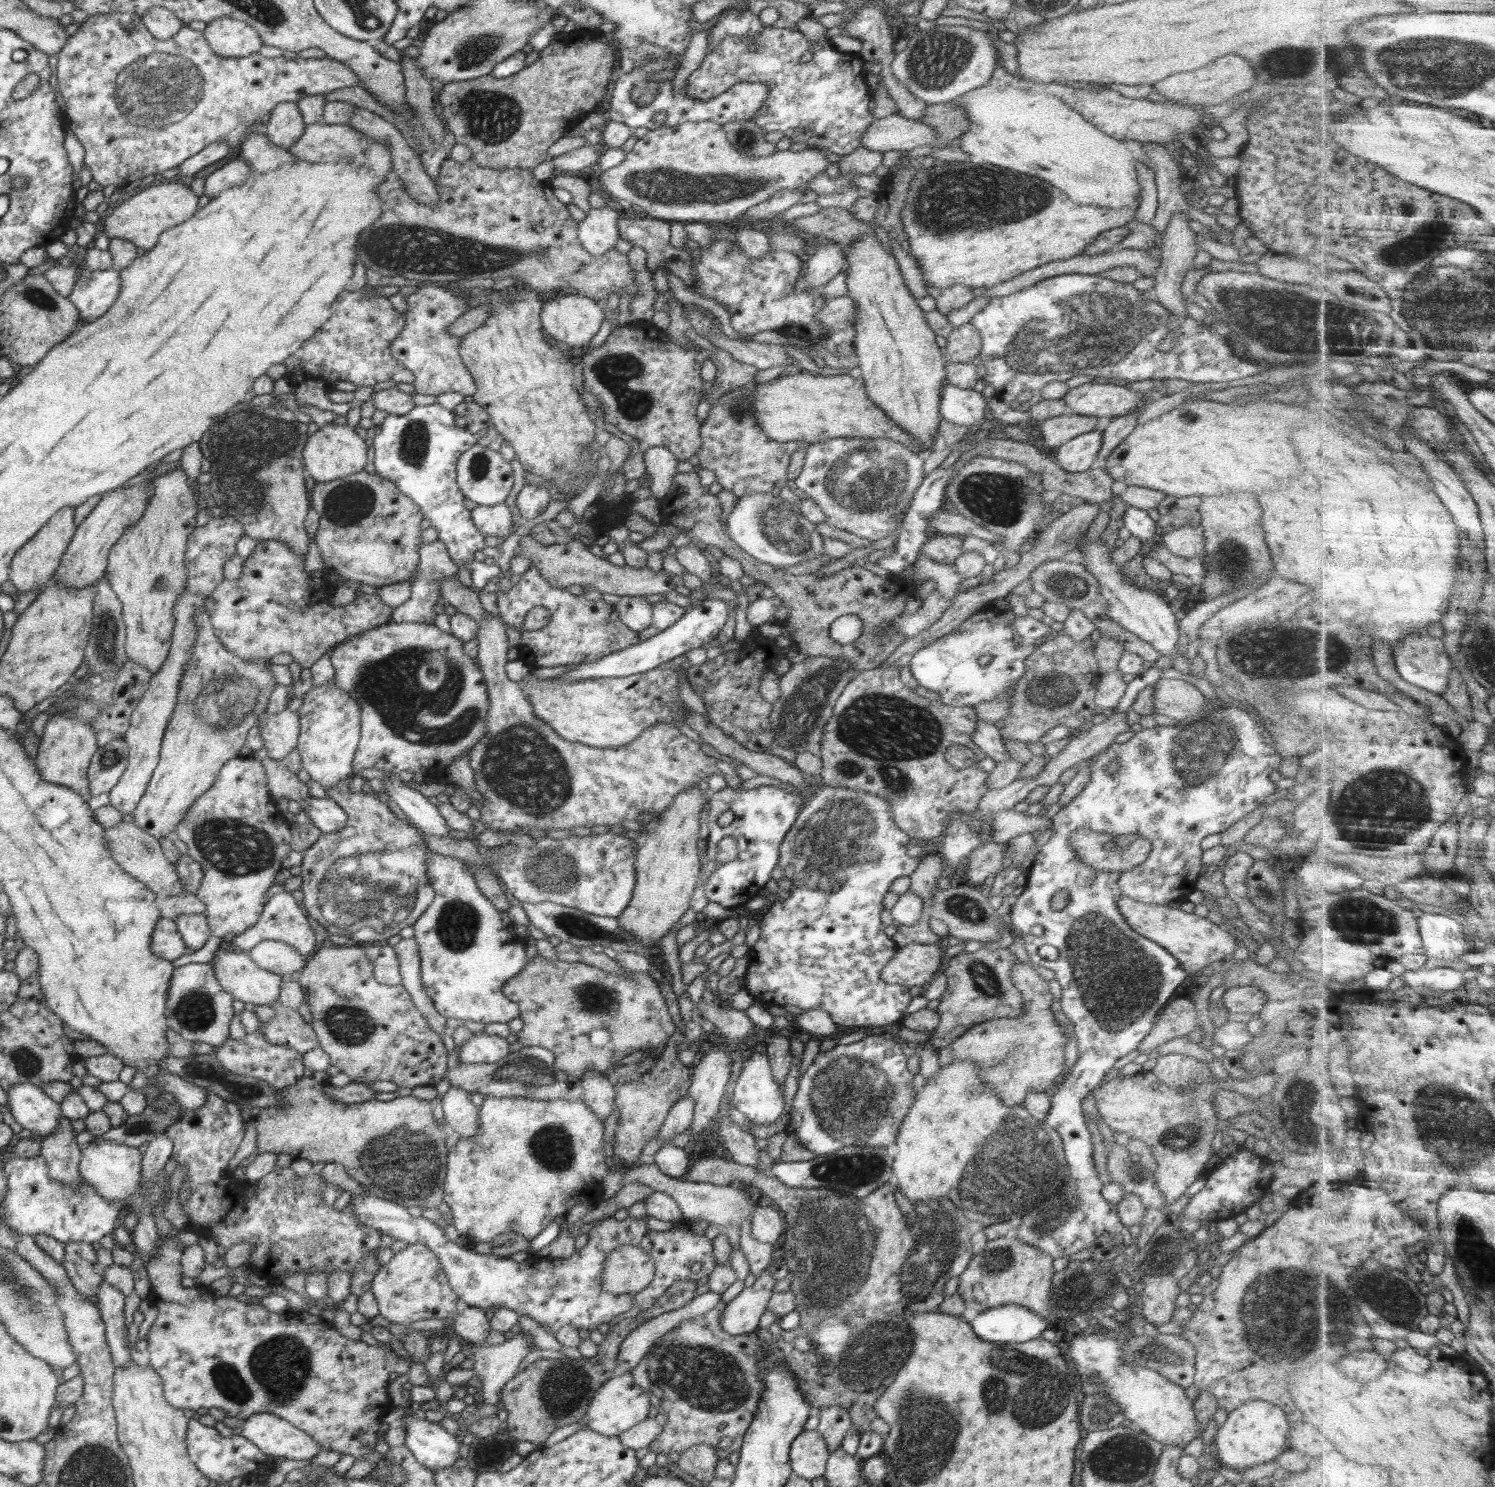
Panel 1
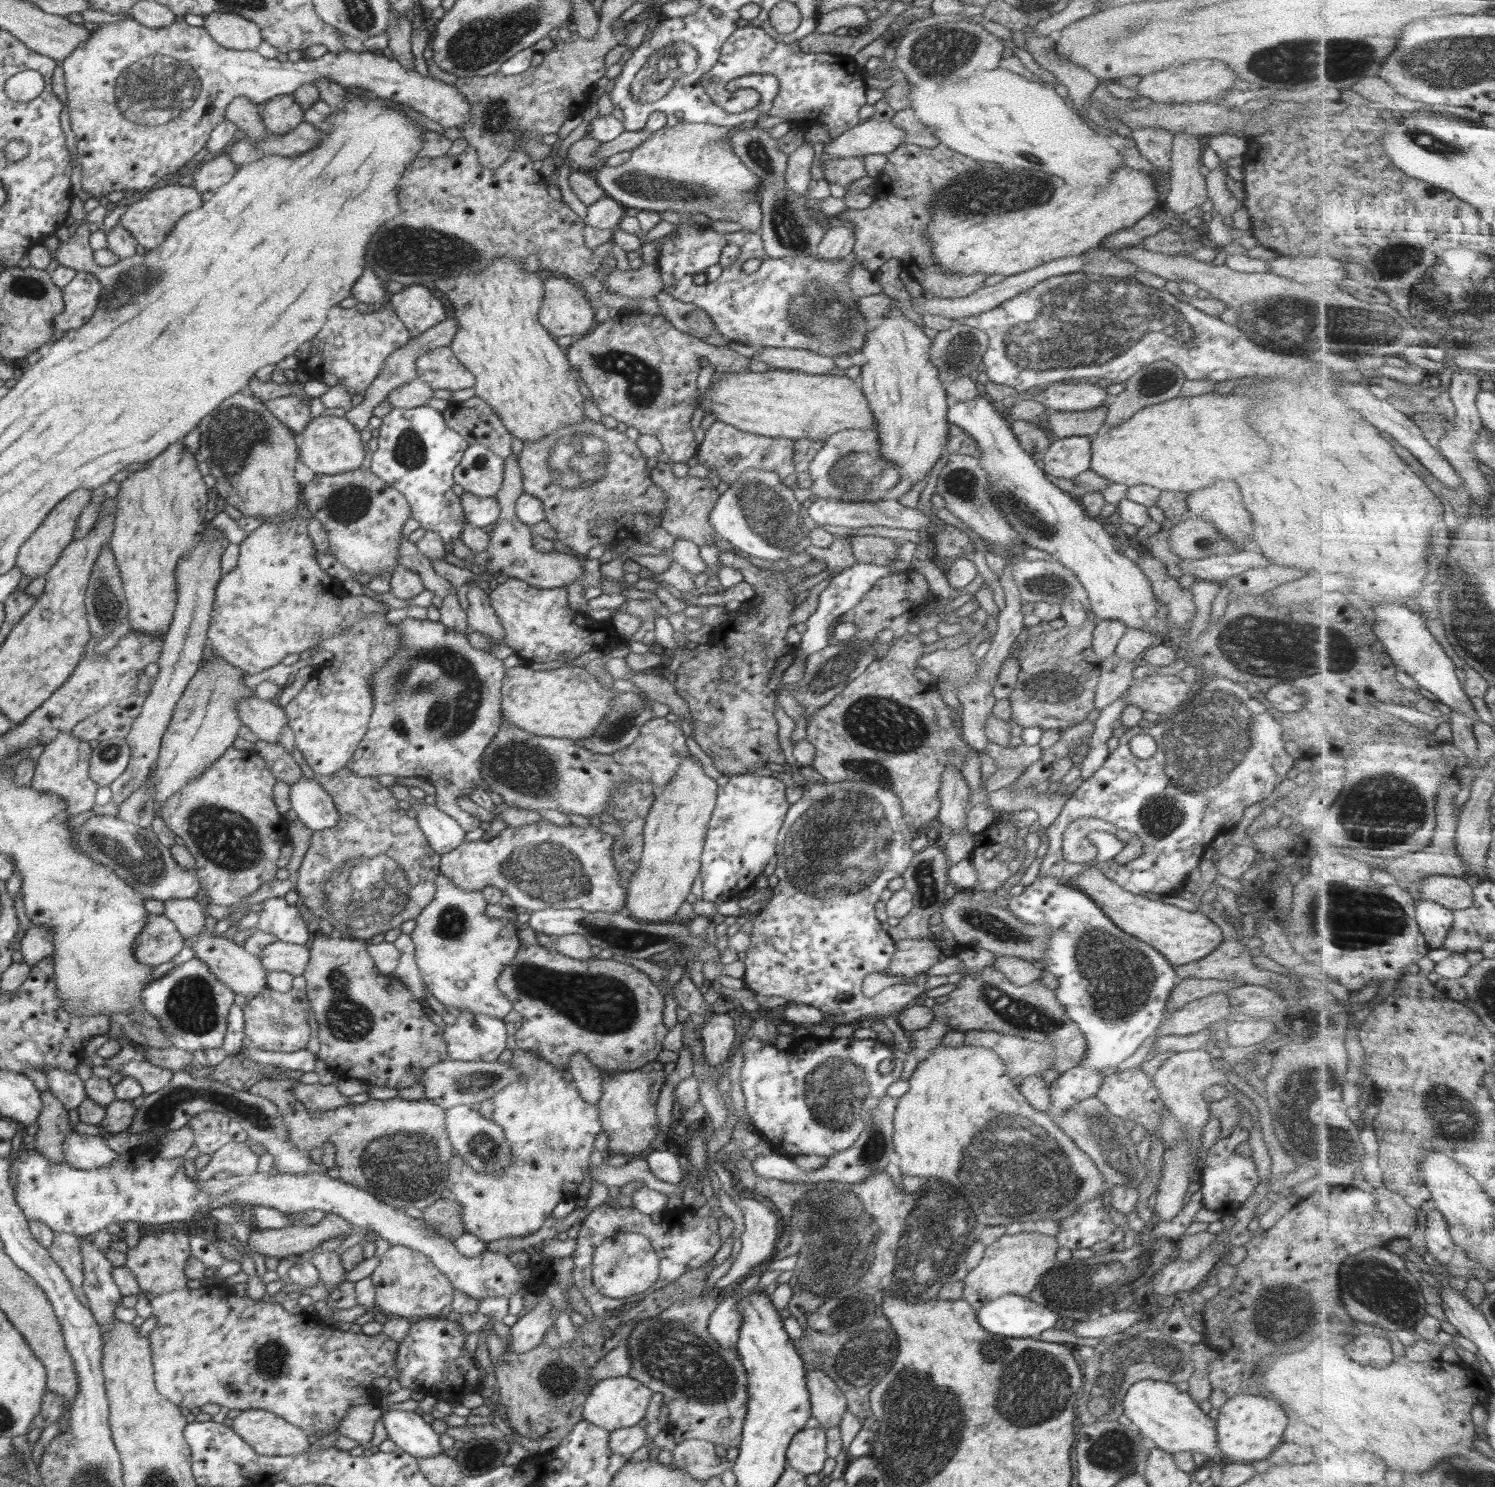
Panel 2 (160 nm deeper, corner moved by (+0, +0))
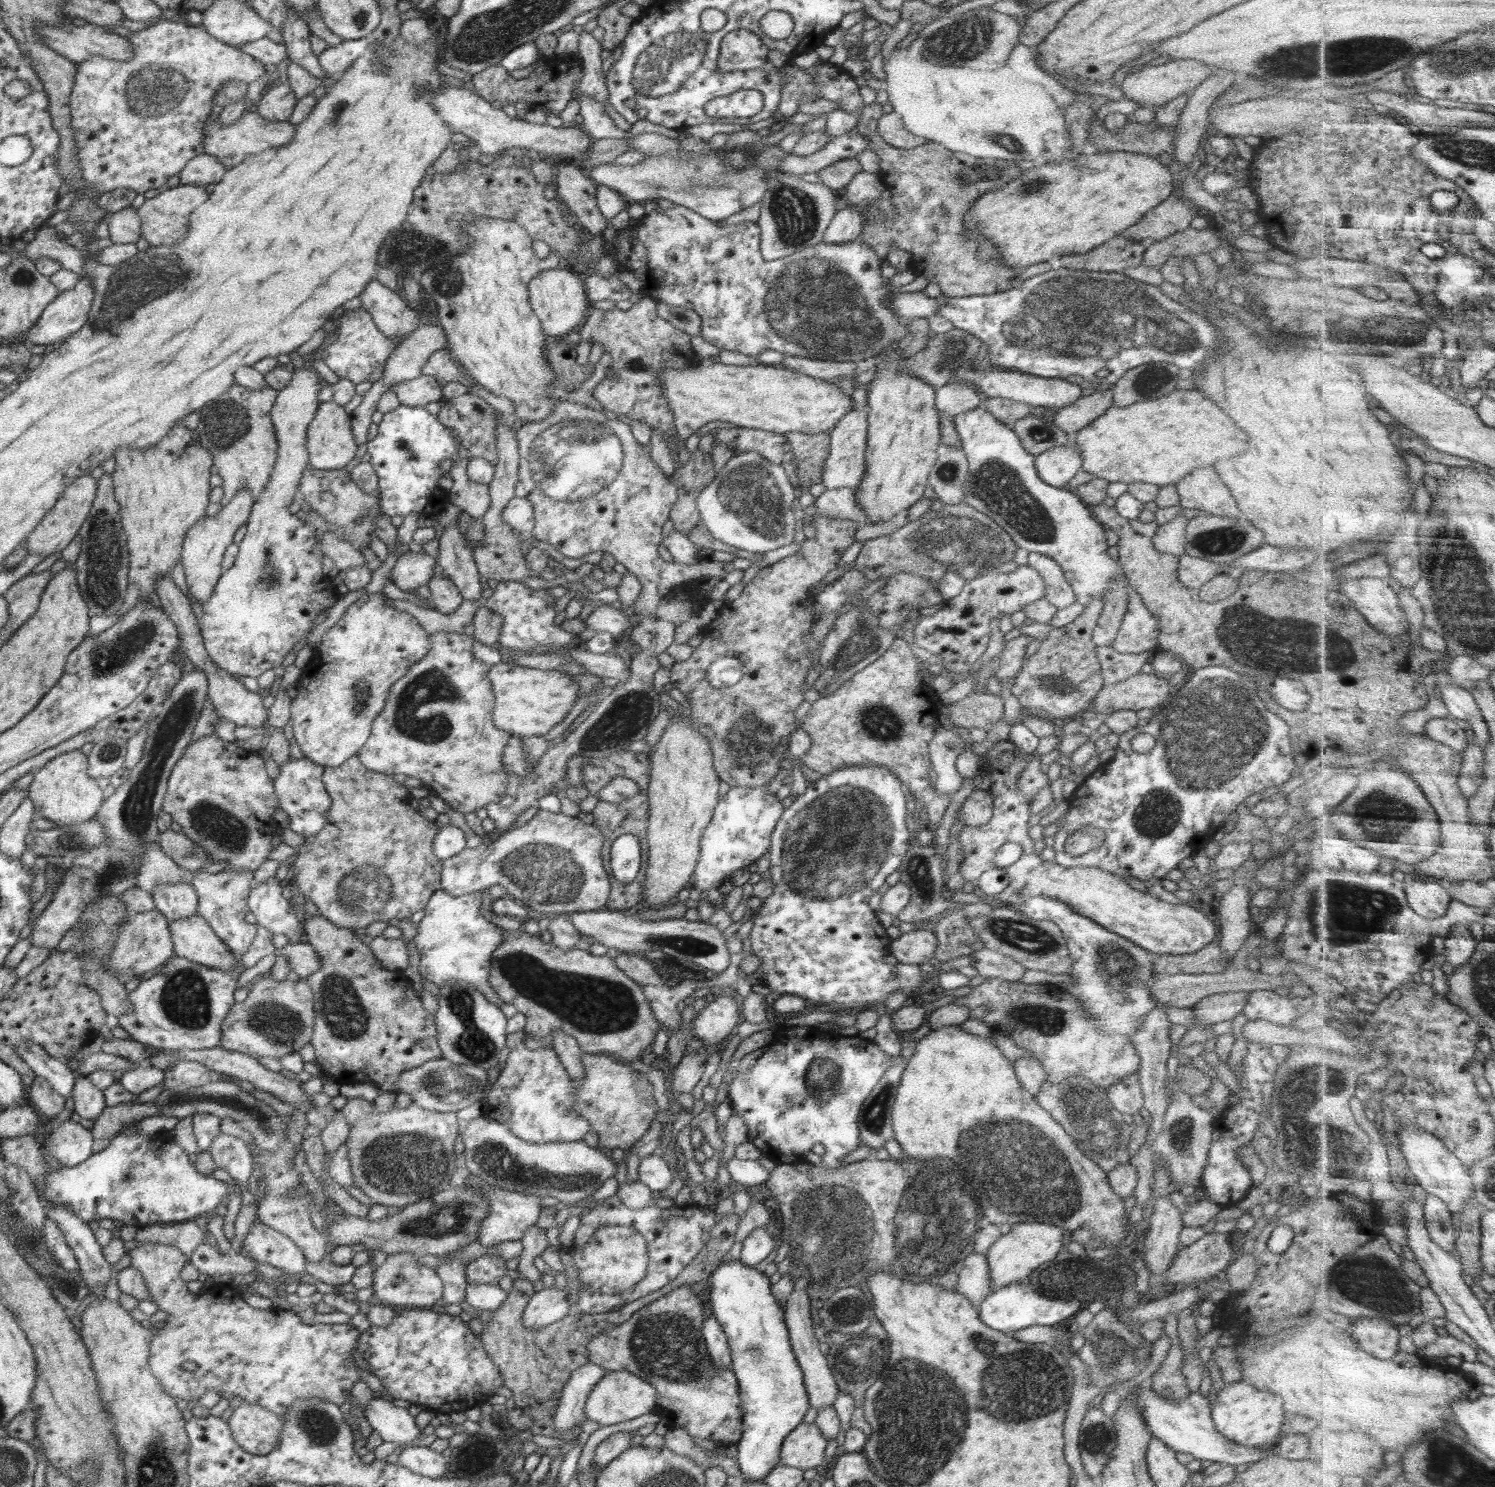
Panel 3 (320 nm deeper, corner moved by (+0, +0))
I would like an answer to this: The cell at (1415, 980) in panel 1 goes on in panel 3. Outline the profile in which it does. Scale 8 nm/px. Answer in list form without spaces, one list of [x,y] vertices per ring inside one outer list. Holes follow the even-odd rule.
[[[1454,925],[1450,936],[1446,938],[1446,961],[1460,968],[1476,954],[1478,941],[1468,925]]]

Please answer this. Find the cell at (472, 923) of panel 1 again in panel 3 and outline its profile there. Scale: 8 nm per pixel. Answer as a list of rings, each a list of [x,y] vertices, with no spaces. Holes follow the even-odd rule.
[[[442,888],[436,890],[423,908],[425,915],[417,924],[418,932],[413,941],[421,954],[419,971],[422,978],[434,982],[438,987],[450,980],[469,982],[488,1002],[501,1007],[504,1002],[490,986],[488,977],[492,953],[503,943],[503,932],[506,930],[482,916],[480,906],[484,902],[484,895],[480,891],[470,896],[455,897]]]

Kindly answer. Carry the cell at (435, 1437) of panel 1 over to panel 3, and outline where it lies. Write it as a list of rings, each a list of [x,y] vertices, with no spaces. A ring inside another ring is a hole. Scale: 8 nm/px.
[[[373,1397],[365,1410],[366,1420],[374,1432],[378,1432],[384,1441],[401,1446],[420,1438],[422,1430],[418,1429],[414,1416],[408,1410],[396,1407],[391,1401]]]

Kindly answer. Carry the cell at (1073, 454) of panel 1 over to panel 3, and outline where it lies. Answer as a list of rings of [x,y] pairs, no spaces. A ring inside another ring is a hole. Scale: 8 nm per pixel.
[[[1068,444],[1049,448],[1035,456],[1035,467],[1042,482],[1064,488],[1083,468],[1079,448]]]

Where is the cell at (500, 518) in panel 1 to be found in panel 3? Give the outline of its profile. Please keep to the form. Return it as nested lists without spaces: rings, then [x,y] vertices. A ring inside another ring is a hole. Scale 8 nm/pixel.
[[[458,457],[453,460],[453,466],[448,473],[453,480],[448,503],[458,506],[466,514],[480,521],[481,516],[486,514],[491,505],[491,498],[488,486],[470,480],[467,473],[467,464],[470,459]]]

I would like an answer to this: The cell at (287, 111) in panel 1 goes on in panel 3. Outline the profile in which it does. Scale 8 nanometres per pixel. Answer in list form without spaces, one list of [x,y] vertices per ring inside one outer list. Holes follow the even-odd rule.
[[[288,82],[272,85],[262,94],[257,113],[268,122],[288,122],[297,98]]]

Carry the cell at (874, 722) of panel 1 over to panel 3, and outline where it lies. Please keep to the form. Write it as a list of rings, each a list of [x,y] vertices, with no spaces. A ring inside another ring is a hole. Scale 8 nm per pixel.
[[[901,636],[896,637],[882,657],[854,674],[850,680],[846,680],[833,694],[820,697],[812,703],[801,725],[811,738],[812,748],[797,762],[822,775],[852,766],[888,768],[903,782],[904,789],[908,788],[915,797],[921,811],[921,823],[933,827],[943,817],[950,798],[938,794],[926,776],[928,770],[932,768],[928,744],[932,742],[942,708],[940,694],[932,690],[930,684],[923,682],[923,675],[930,671],[937,672],[938,666],[932,666],[914,656],[912,646],[904,642]]]

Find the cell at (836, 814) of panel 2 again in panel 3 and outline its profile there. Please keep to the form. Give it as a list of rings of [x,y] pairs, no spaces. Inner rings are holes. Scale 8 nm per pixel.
[[[852,766],[852,768],[840,768],[833,770],[831,773],[823,774],[819,780],[816,780],[815,782],[807,785],[806,792],[795,798],[795,801],[788,809],[783,810],[779,821],[776,823],[776,826],[772,831],[770,848],[767,852],[768,856],[770,857],[771,865],[769,867],[769,871],[771,872],[771,880],[774,884],[774,893],[768,899],[763,900],[762,906],[754,914],[754,917],[752,918],[754,921],[754,926],[752,927],[751,933],[749,934],[749,938],[751,940],[751,952],[761,960],[761,965],[759,966],[758,971],[762,972],[762,984],[764,984],[764,986],[767,986],[772,991],[772,994],[774,996],[794,995],[803,998],[804,1000],[812,1000],[812,1002],[815,1003],[824,1002],[824,1004],[830,1004],[831,1002],[834,1002],[834,1004],[842,1004],[842,1006],[845,1006],[845,1008],[856,1008],[856,1010],[862,1010],[870,1009],[872,1008],[872,1006],[878,1003],[884,1003],[886,997],[888,997],[892,992],[896,990],[918,990],[922,987],[927,988],[931,984],[930,982],[916,982],[916,980],[898,980],[898,982],[895,982],[891,979],[891,976],[893,976],[891,972],[892,970],[894,970],[894,968],[890,963],[886,963],[884,961],[884,957],[887,956],[890,952],[892,939],[886,933],[884,927],[882,927],[882,925],[880,924],[880,921],[878,920],[878,917],[876,917],[874,910],[868,905],[868,901],[870,901],[871,897],[876,894],[876,892],[878,892],[878,888],[880,888],[880,886],[884,884],[886,878],[888,878],[888,876],[890,876],[892,872],[896,872],[896,870],[899,869],[904,855],[907,853],[907,850],[914,842],[914,835],[912,833],[913,820],[909,816],[909,813],[906,811],[906,795],[904,794],[905,789],[903,782],[896,776],[896,774],[892,773],[890,769],[882,768],[882,766],[878,766],[878,768],[876,768],[876,766]]]

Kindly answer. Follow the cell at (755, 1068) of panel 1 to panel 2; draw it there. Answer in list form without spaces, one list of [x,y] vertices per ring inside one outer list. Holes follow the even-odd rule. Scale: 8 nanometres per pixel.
[[[812,1034],[795,1040],[787,1049],[777,1049],[748,1035],[742,1045],[744,1065],[740,1086],[744,1096],[745,1112],[754,1130],[770,1141],[774,1153],[780,1155],[818,1155],[826,1159],[850,1148],[856,1139],[869,1130],[872,1112],[887,1095],[887,1088],[902,1076],[903,1061],[880,1039],[858,1039],[851,1036],[835,1039],[820,1038]]]

